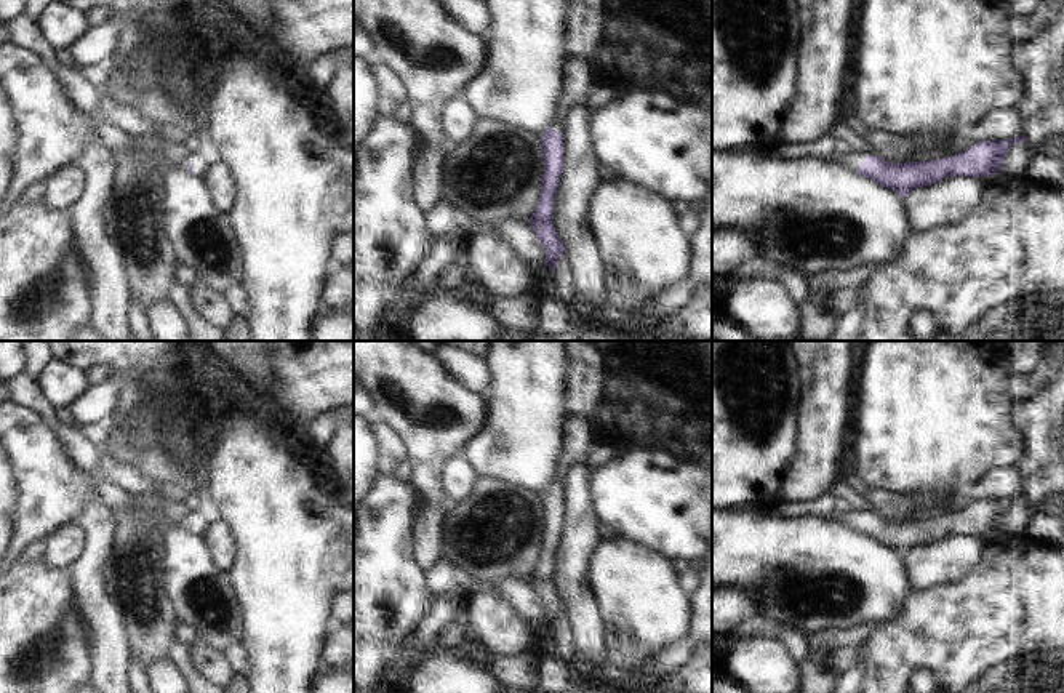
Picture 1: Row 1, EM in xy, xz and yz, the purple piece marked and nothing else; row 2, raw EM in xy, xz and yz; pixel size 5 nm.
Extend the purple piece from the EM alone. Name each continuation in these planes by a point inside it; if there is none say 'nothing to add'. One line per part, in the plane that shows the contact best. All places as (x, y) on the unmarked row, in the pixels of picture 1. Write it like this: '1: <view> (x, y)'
1: yz (852, 520)

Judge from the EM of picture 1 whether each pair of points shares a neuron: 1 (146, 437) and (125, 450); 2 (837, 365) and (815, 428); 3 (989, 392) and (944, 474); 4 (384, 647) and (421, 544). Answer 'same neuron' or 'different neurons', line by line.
1: same neuron
2: same neuron
3: same neuron
4: different neurons

